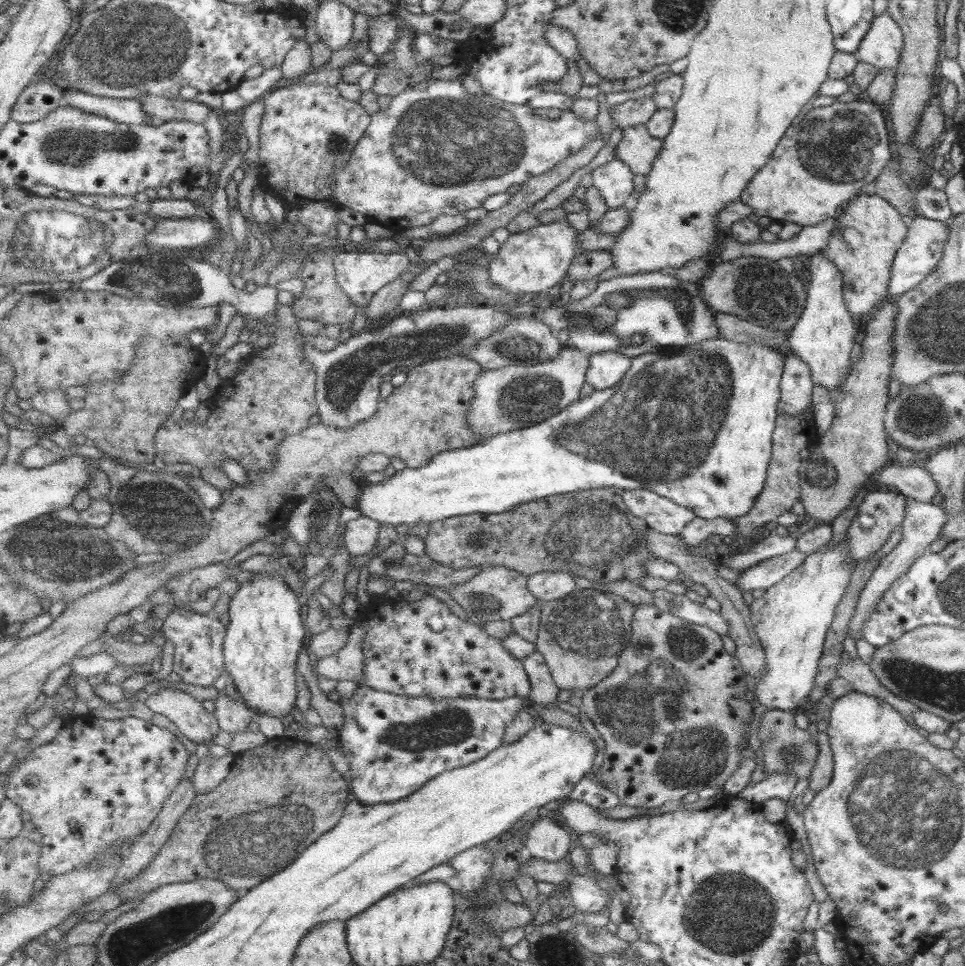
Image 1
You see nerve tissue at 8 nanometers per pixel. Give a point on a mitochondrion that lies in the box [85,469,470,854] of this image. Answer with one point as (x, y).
(159, 509)

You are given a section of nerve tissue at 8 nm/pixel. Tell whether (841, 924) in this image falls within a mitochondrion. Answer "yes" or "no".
no

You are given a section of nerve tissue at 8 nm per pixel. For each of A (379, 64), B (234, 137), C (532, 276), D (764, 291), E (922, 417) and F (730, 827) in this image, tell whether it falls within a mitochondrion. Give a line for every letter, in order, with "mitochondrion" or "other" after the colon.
A: other
B: other
C: other
D: mitochondrion
E: mitochondrion
F: other

